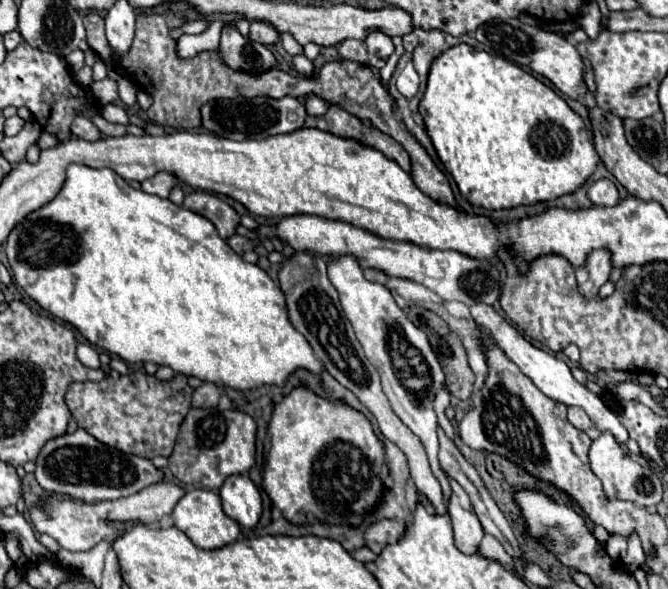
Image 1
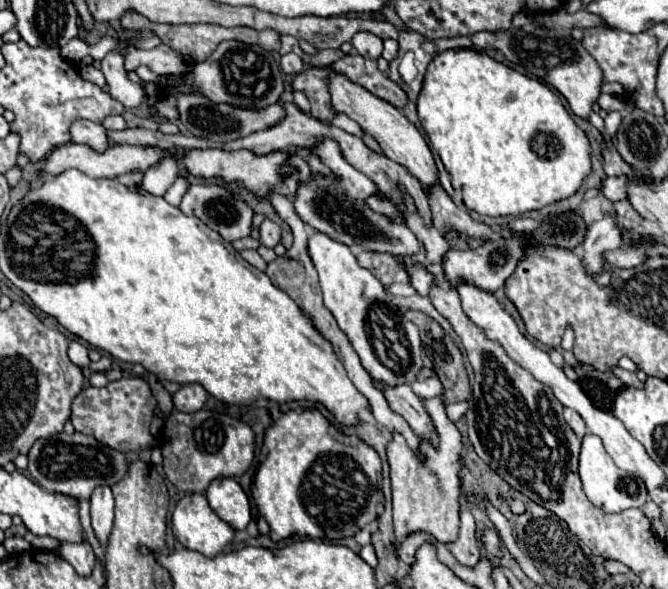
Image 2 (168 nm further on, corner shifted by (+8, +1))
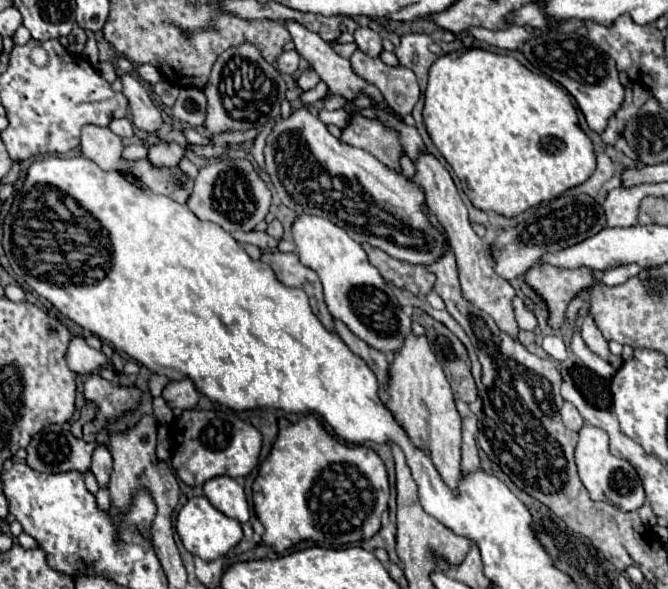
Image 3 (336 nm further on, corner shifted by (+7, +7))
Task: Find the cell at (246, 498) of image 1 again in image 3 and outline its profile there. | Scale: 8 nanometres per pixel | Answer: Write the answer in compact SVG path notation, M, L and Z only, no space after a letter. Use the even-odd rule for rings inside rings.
M214 477L204 483L206 499L226 517L246 523L250 517L250 507L242 485L232 477Z

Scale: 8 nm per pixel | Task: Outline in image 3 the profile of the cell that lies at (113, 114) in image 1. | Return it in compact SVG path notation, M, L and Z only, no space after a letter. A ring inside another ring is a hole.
M114 119L110 123L110 131L118 137L134 137L134 125L128 119Z

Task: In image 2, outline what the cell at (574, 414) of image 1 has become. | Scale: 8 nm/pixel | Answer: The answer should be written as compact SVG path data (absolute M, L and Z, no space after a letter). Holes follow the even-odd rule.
M565 409L565 421L567 421L569 427L575 431L577 437L583 437L583 435L587 433L585 421L581 419L581 415L577 415L577 411L573 411L573 409Z

